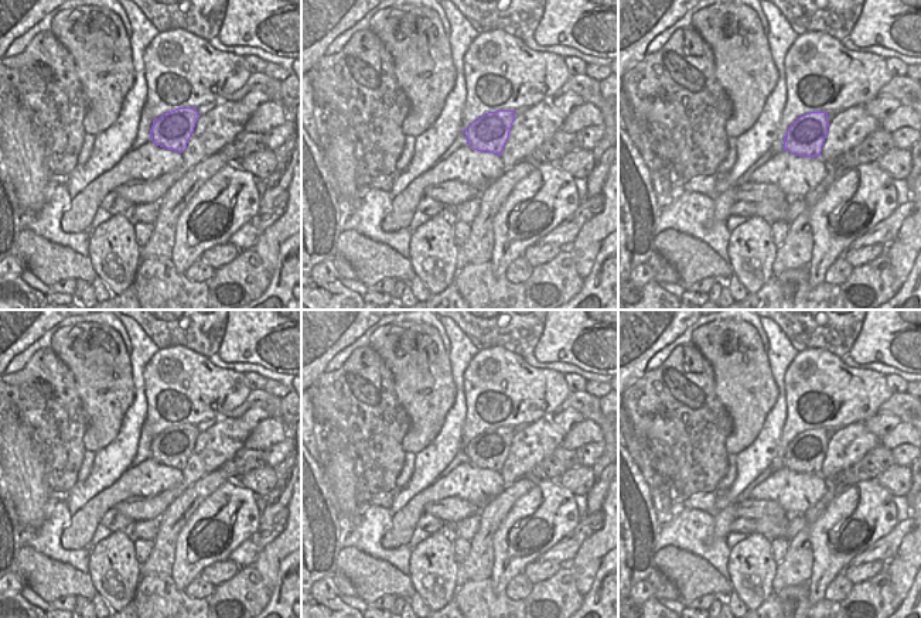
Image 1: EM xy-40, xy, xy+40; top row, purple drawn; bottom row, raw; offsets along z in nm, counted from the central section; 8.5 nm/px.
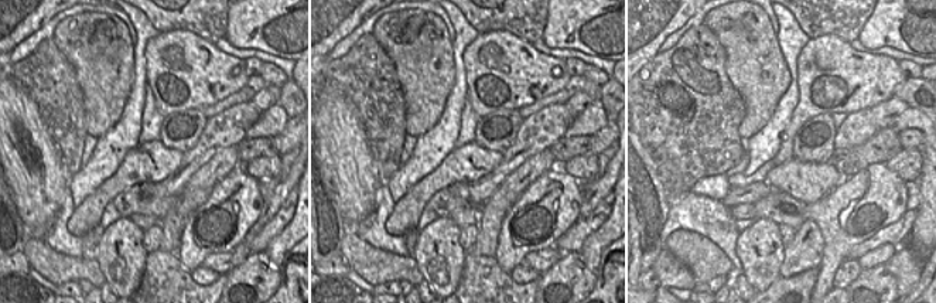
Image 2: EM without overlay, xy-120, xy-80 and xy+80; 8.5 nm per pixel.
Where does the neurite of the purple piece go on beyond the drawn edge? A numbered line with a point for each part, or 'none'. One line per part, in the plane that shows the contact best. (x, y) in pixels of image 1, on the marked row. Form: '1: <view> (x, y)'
none

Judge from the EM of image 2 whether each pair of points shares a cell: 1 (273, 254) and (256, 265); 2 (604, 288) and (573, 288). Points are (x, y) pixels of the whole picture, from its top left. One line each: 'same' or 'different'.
1: different
2: different

